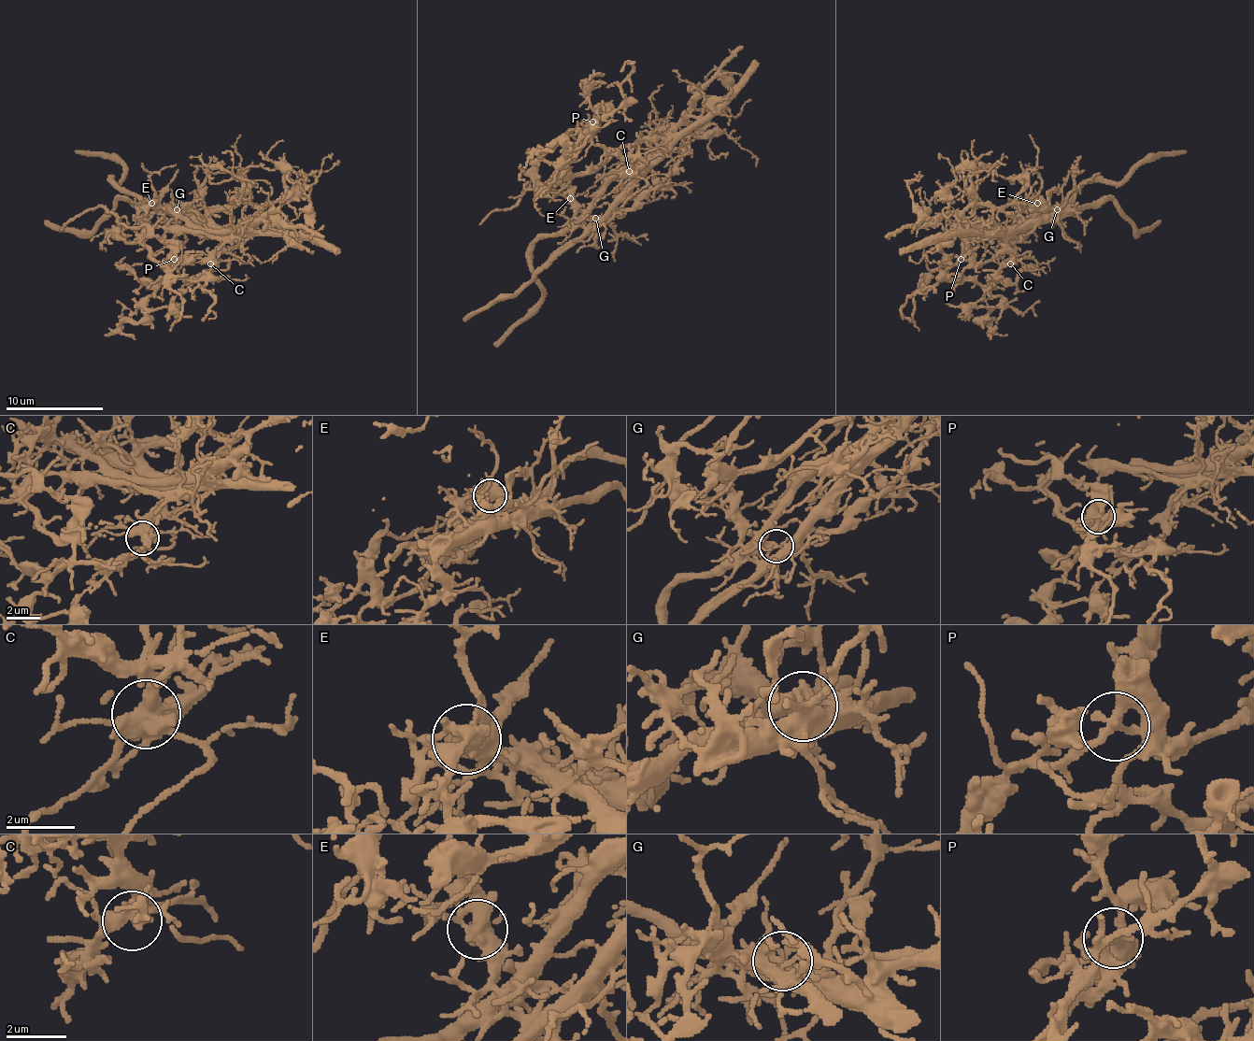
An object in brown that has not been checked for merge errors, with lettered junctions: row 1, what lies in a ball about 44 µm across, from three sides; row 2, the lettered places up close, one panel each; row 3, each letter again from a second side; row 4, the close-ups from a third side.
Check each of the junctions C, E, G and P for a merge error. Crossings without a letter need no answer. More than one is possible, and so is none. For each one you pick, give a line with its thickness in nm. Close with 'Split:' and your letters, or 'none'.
E: Thickness 460 nm
G: Thickness 280 nm
Split: E, G

